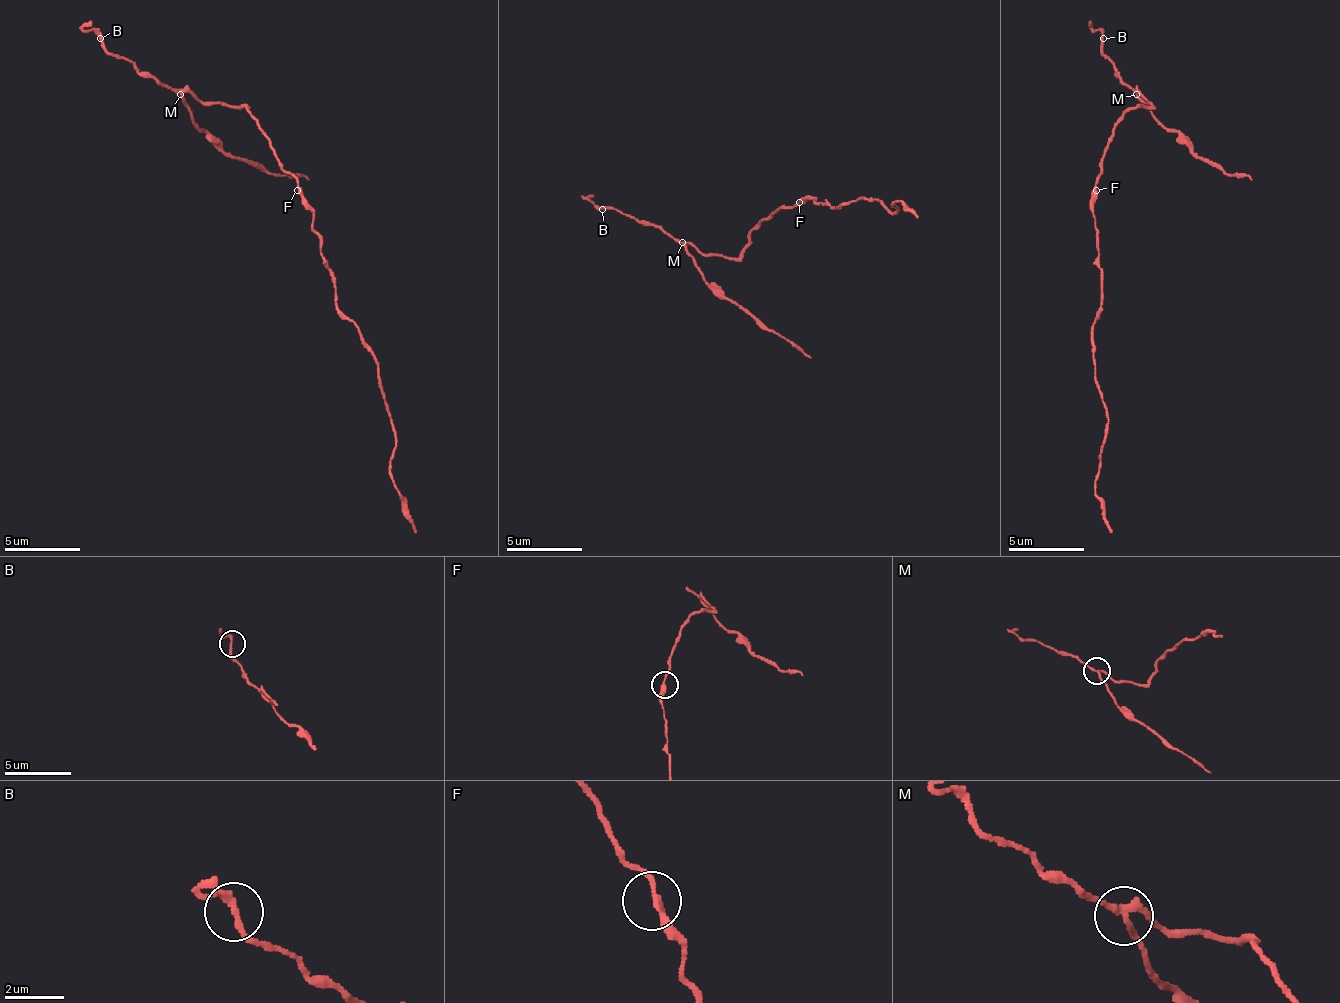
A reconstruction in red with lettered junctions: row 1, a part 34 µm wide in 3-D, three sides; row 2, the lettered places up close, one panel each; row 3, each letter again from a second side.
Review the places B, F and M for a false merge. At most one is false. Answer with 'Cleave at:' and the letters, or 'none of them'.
Cleave at: M

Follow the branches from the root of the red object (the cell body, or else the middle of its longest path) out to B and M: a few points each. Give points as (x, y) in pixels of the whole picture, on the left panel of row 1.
B: (300, 190), (244, 106), (198, 103), (187, 91), (172, 91), (111, 54), (100, 38)
M: (300, 190), (282, 167), (266, 133), (244, 106), (198, 103), (187, 91), (179, 95)

